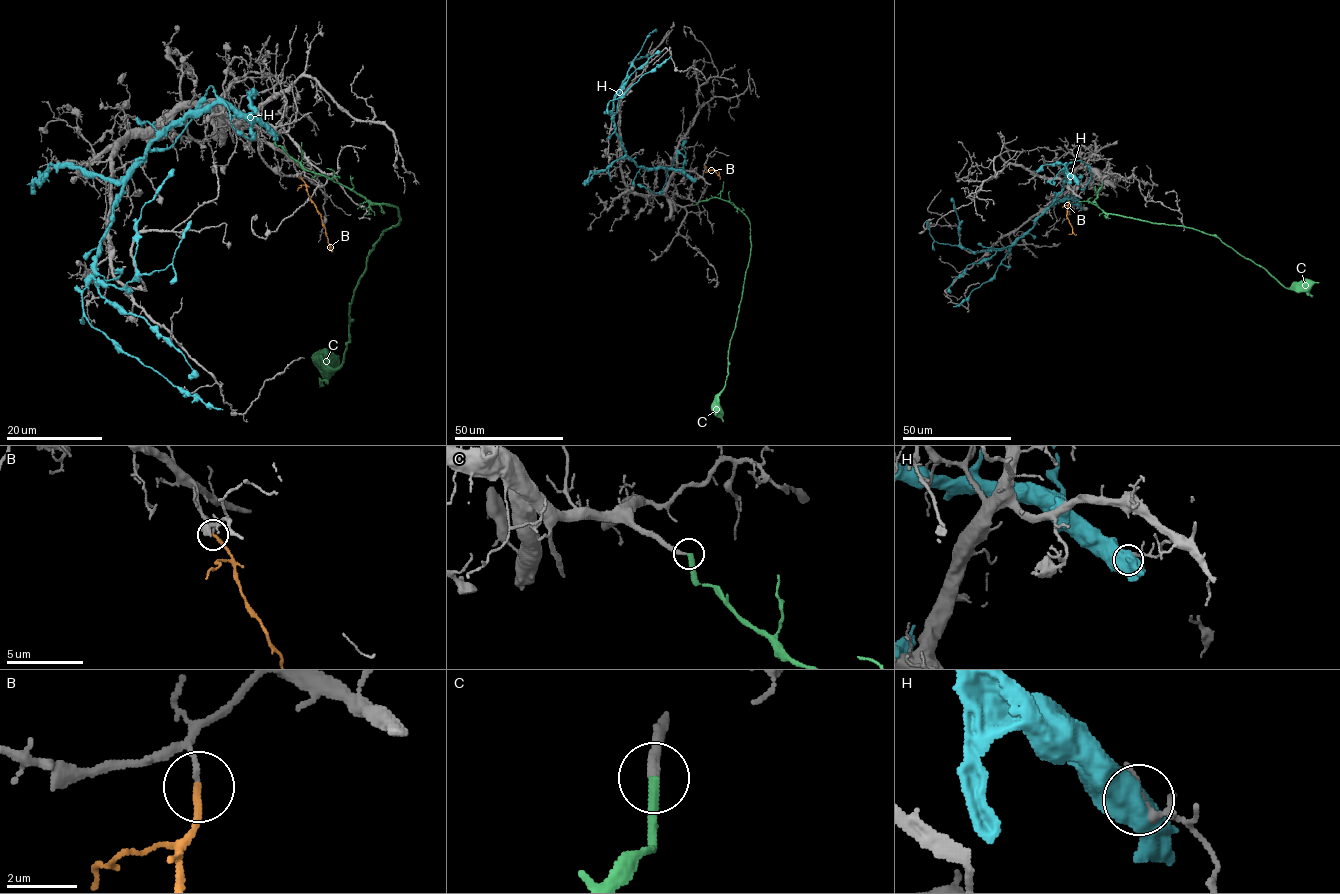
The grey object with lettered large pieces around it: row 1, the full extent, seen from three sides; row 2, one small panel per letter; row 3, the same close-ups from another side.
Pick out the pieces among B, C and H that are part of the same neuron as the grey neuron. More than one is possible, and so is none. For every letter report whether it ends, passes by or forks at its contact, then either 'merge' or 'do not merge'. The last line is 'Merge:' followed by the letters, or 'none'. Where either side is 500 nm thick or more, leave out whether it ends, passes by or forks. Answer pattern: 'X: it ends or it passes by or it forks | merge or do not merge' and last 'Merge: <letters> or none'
B: it ends | do not merge
C: it ends | merge
H: do not merge
Merge: C

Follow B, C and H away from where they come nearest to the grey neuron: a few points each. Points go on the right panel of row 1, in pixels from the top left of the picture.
B: (1069, 201), (1067, 217), (1076, 234)
C: (1102, 182), (1094, 199), (1106, 213), (1188, 227), (1215, 235), (1287, 288), (1318, 282)
H: (1076, 181), (1065, 168), (1055, 199), (1001, 249), (940, 244), (928, 221)

